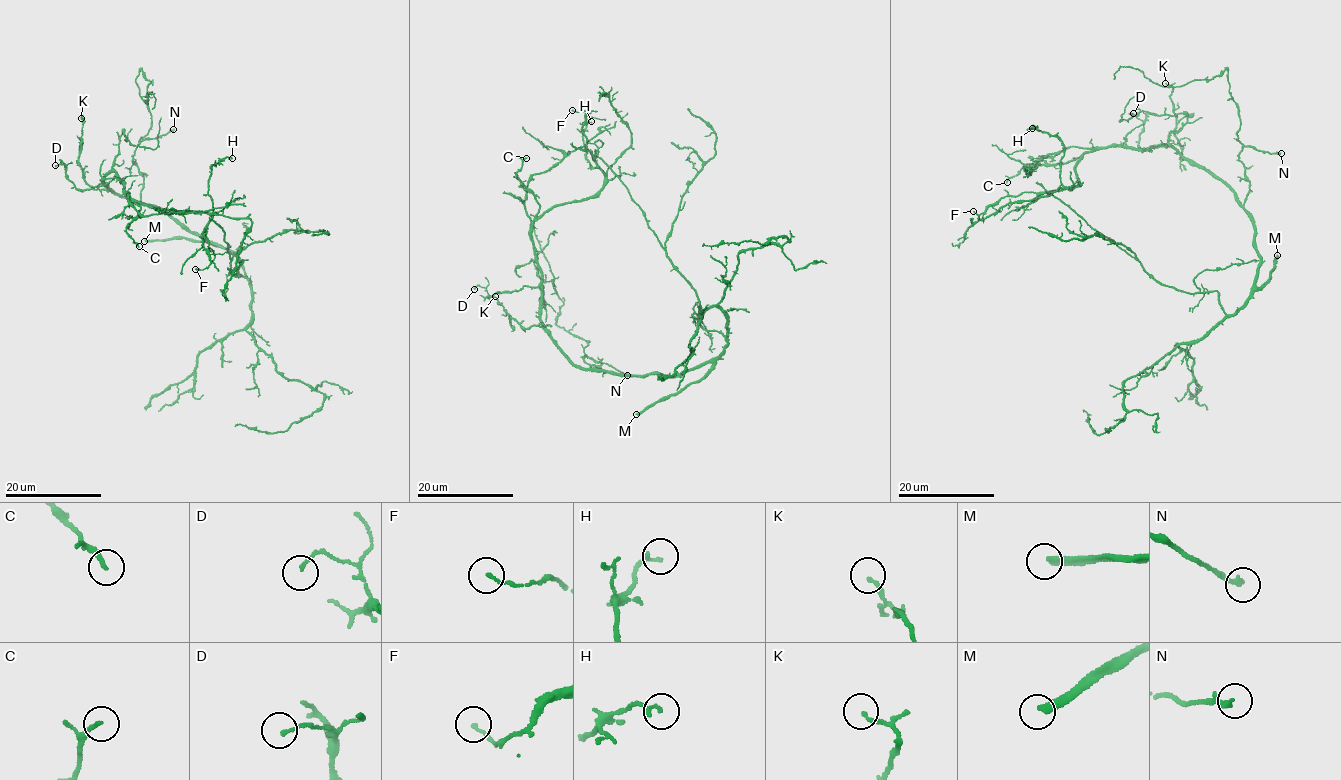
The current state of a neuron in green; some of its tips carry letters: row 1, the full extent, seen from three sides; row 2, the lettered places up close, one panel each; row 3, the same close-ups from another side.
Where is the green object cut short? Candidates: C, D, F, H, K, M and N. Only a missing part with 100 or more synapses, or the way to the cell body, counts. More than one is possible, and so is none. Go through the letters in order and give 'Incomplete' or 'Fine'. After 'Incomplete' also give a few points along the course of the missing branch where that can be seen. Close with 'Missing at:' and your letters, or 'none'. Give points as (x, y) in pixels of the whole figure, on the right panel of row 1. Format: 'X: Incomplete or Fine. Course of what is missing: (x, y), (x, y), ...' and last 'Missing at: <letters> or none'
C: Fine
D: Fine
F: Fine
H: Fine
K: Fine
M: Incomplete. Course of what is missing: (1277, 255), (1314, 256), (1302, 223), (1237, 218), (1245, 275), (1265, 290), (1330, 200)
N: Fine
Missing at: M

